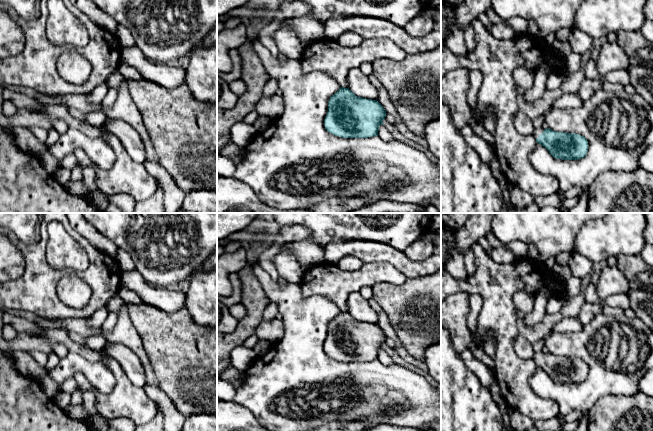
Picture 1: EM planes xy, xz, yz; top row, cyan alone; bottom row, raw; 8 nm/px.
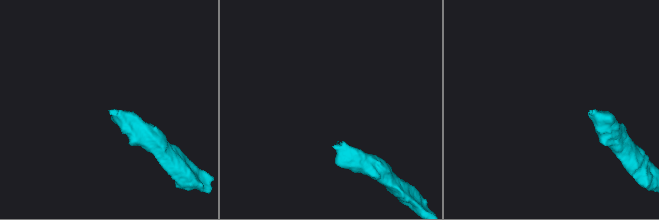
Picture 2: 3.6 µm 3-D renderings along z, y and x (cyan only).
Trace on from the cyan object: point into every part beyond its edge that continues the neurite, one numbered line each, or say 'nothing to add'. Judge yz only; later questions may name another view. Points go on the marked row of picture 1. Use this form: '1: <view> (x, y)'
1: yz (538, 130)

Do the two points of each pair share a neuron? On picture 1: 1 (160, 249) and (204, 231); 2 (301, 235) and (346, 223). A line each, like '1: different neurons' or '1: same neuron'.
1: same neuron
2: different neurons

